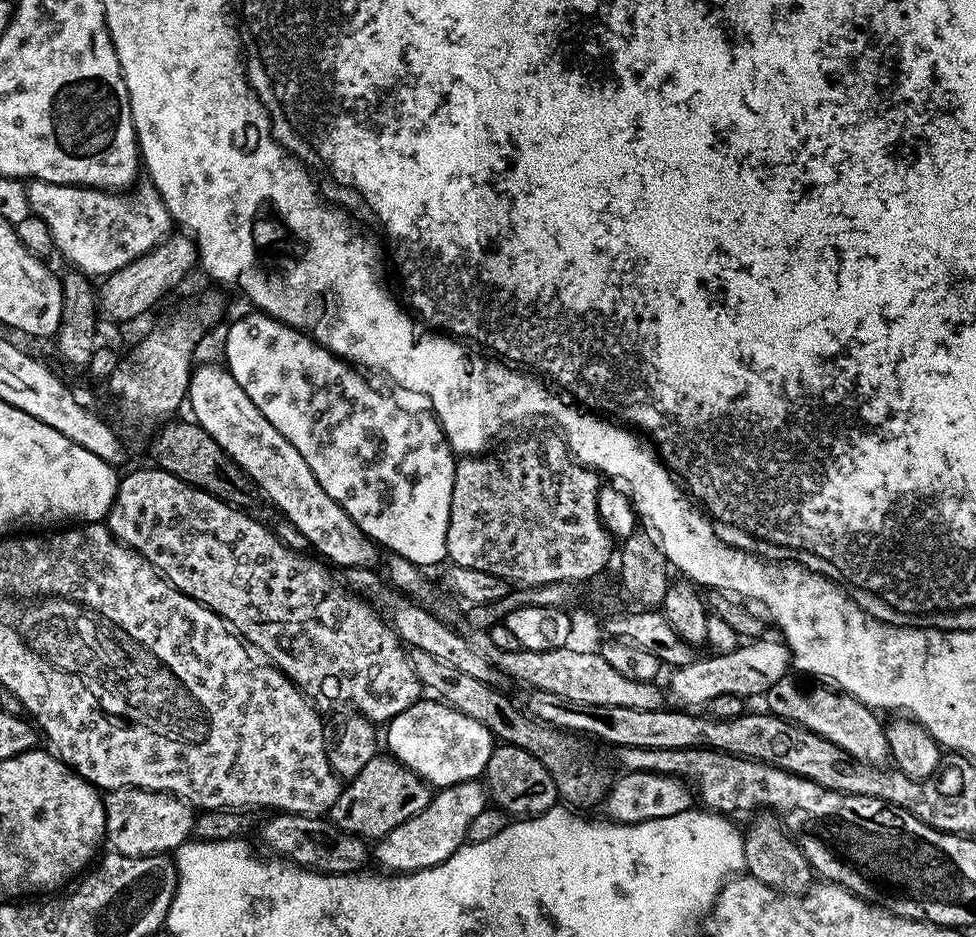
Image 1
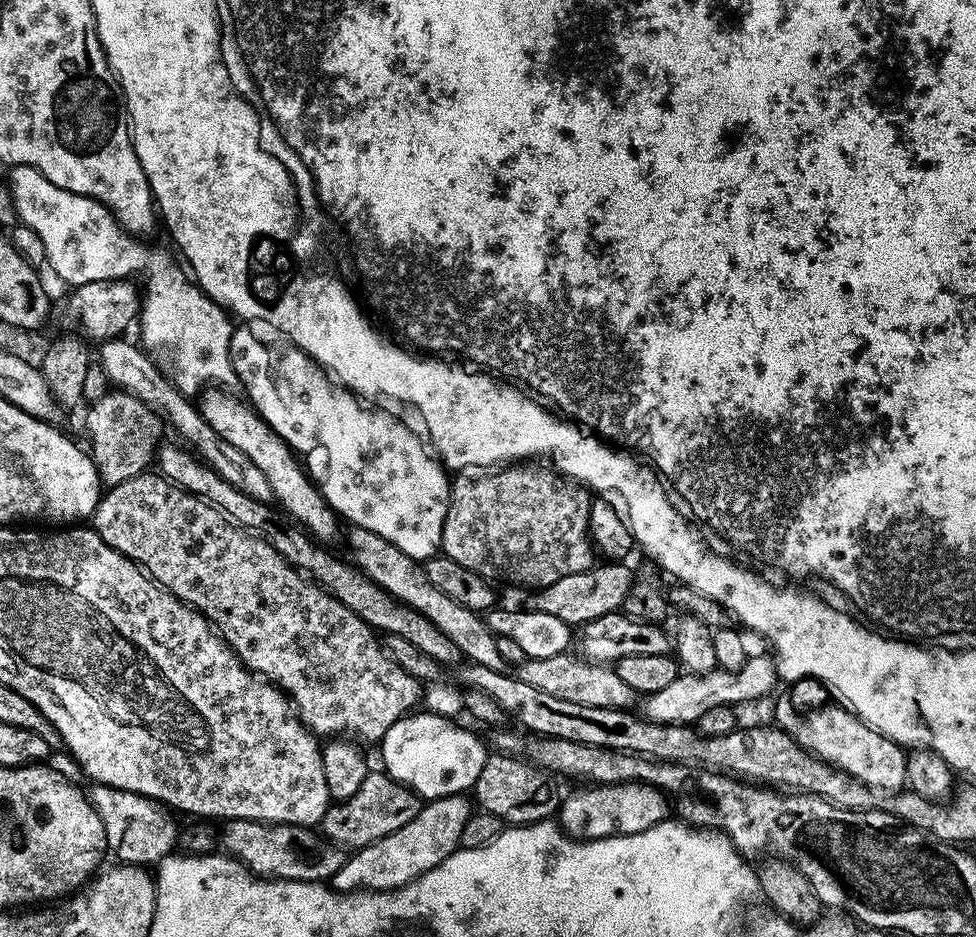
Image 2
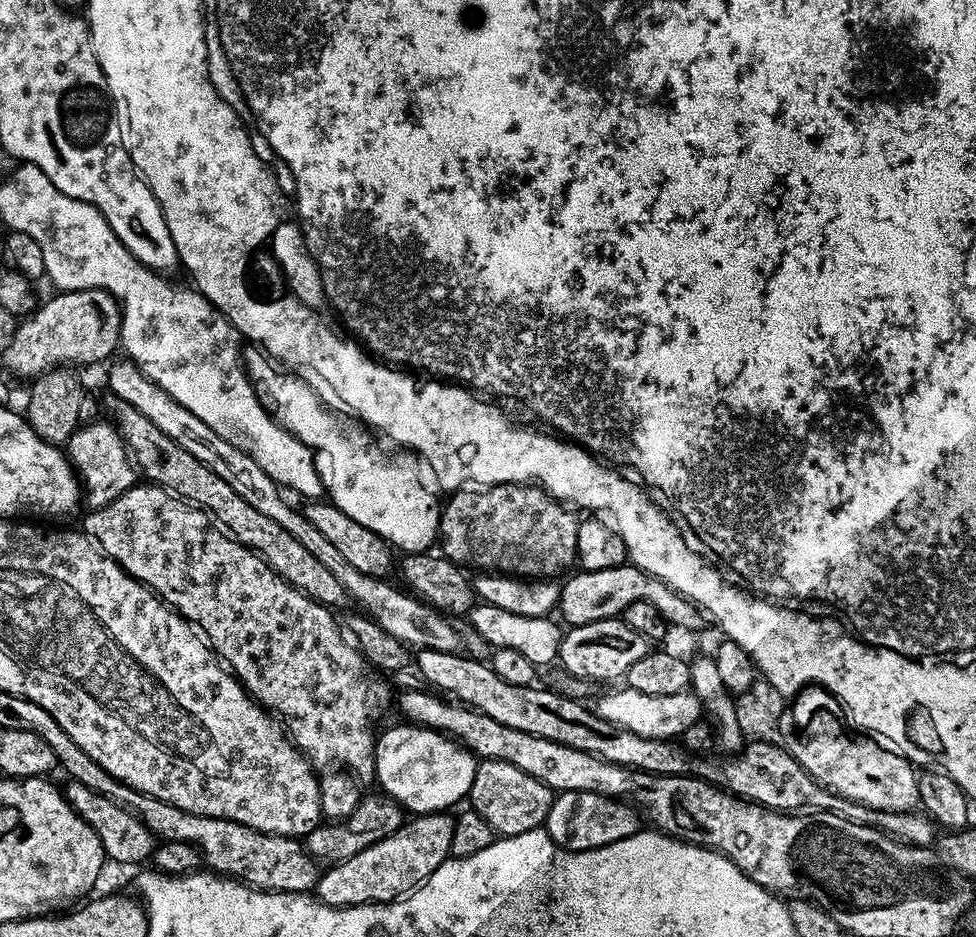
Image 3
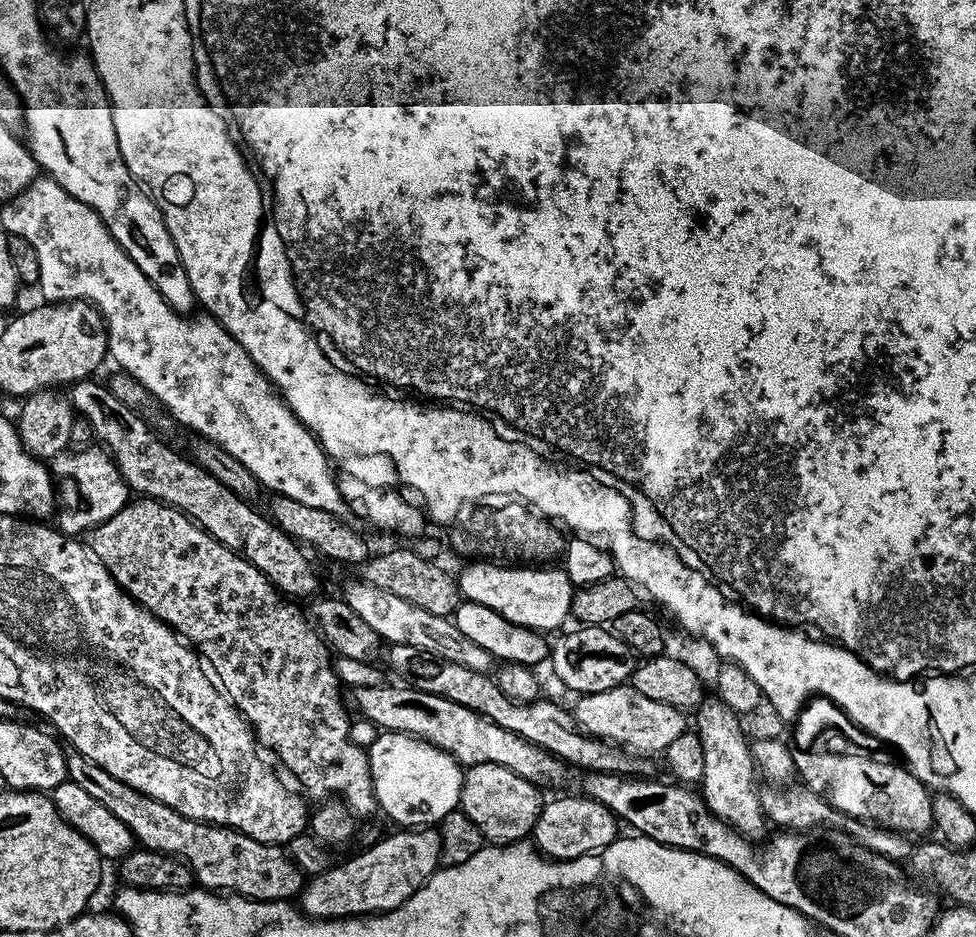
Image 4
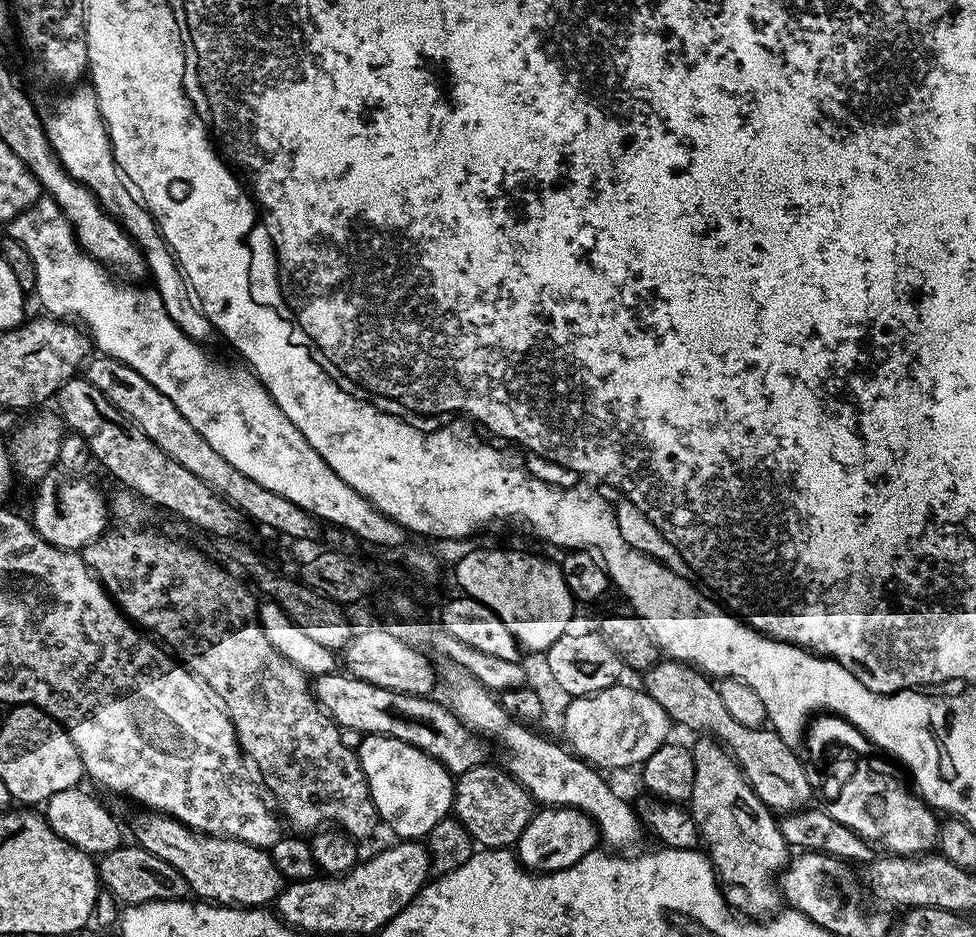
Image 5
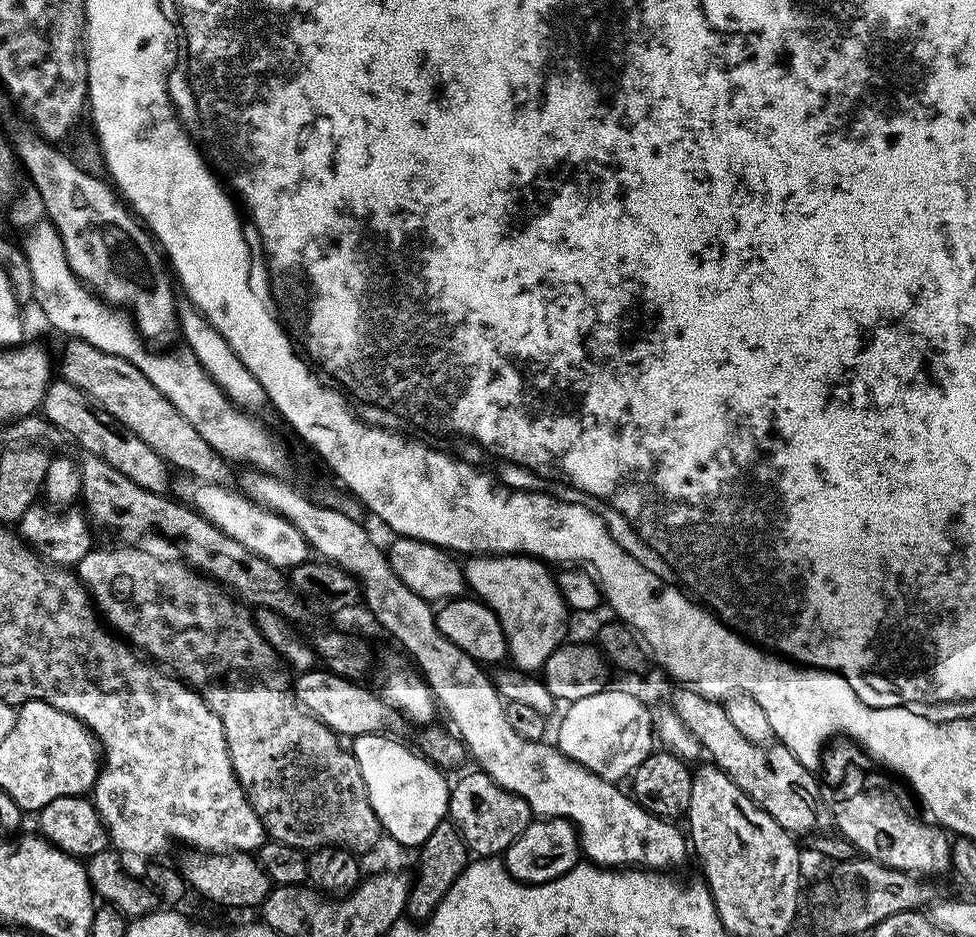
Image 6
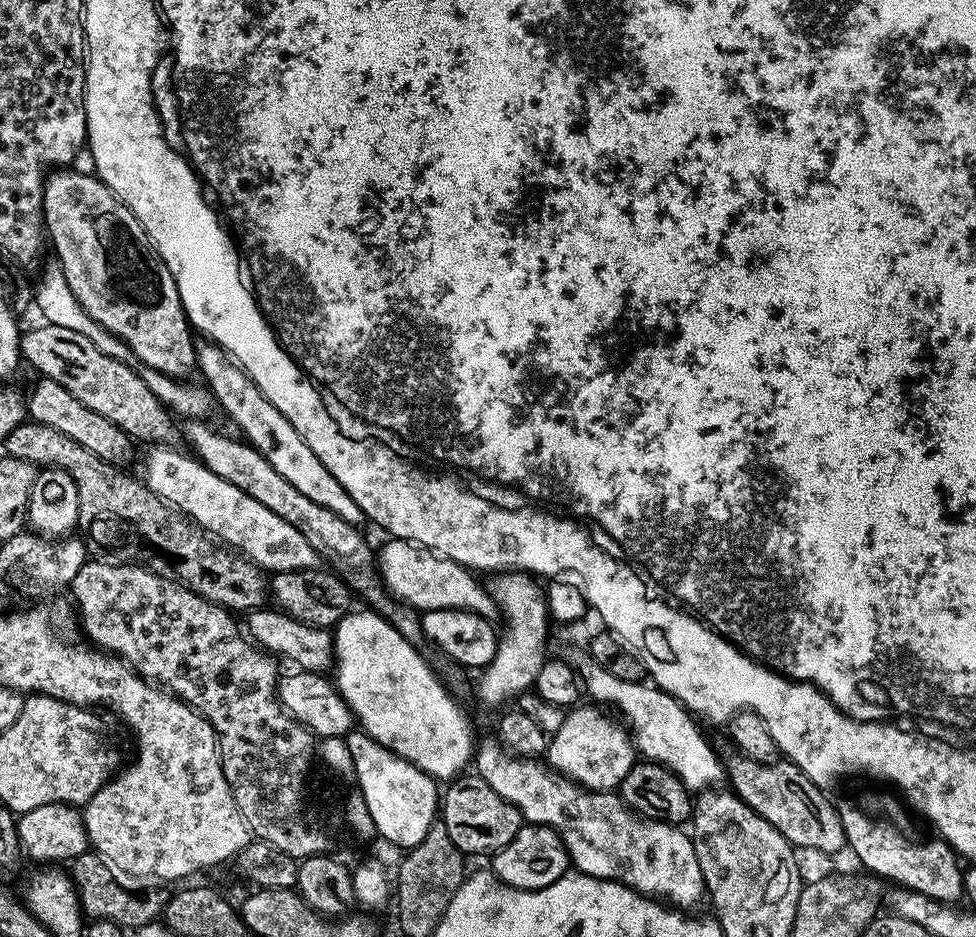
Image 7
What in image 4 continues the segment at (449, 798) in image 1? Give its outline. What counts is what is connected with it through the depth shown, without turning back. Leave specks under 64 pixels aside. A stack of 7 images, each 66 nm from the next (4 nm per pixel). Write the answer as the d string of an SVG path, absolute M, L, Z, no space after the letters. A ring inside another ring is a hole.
M432 826L396 830L393 836L381 835L357 856L333 863L322 874L311 877L298 897L298 907L313 920L347 920L350 916L370 916L389 912L418 891L440 862L440 833Z

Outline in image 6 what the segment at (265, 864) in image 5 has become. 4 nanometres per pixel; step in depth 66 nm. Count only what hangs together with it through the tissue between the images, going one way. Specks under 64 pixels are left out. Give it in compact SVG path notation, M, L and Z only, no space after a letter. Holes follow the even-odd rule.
M185 851L178 864L178 871L187 887L198 895L221 904L224 908L252 908L264 903L274 885L272 879L262 870L255 855L247 852L202 852Z

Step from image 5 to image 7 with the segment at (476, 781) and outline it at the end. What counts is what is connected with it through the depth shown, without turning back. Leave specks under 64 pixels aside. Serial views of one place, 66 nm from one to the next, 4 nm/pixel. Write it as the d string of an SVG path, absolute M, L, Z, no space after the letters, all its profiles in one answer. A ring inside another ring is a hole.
M464 774L445 788L448 789L445 792L443 789L442 792L442 823L460 852L498 853L510 843L514 834L518 834L518 830L522 827L519 810L510 802L506 802L502 794L490 790L490 786L481 776Z

